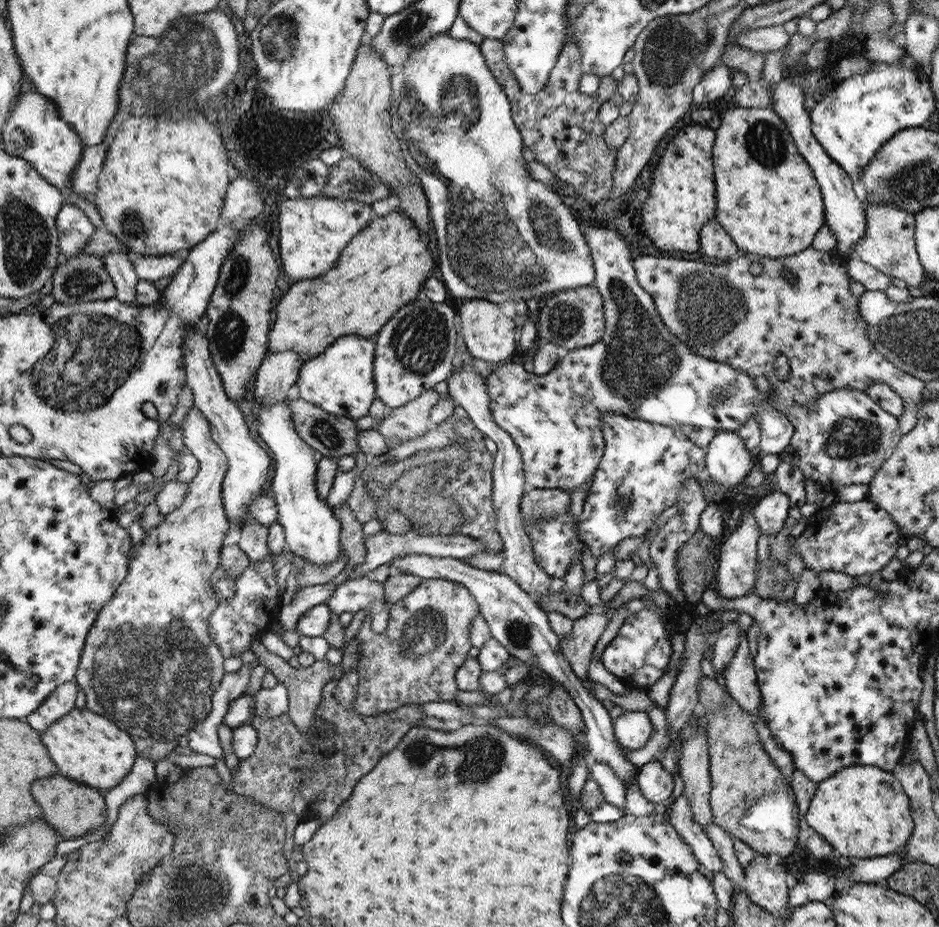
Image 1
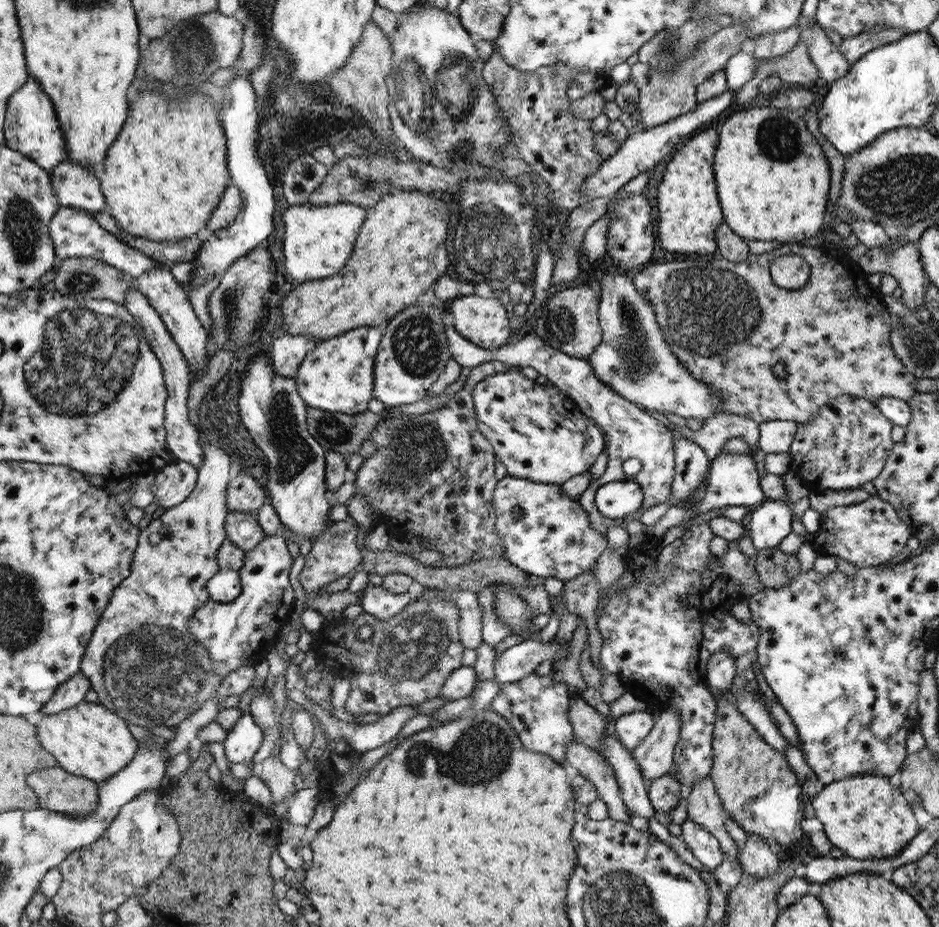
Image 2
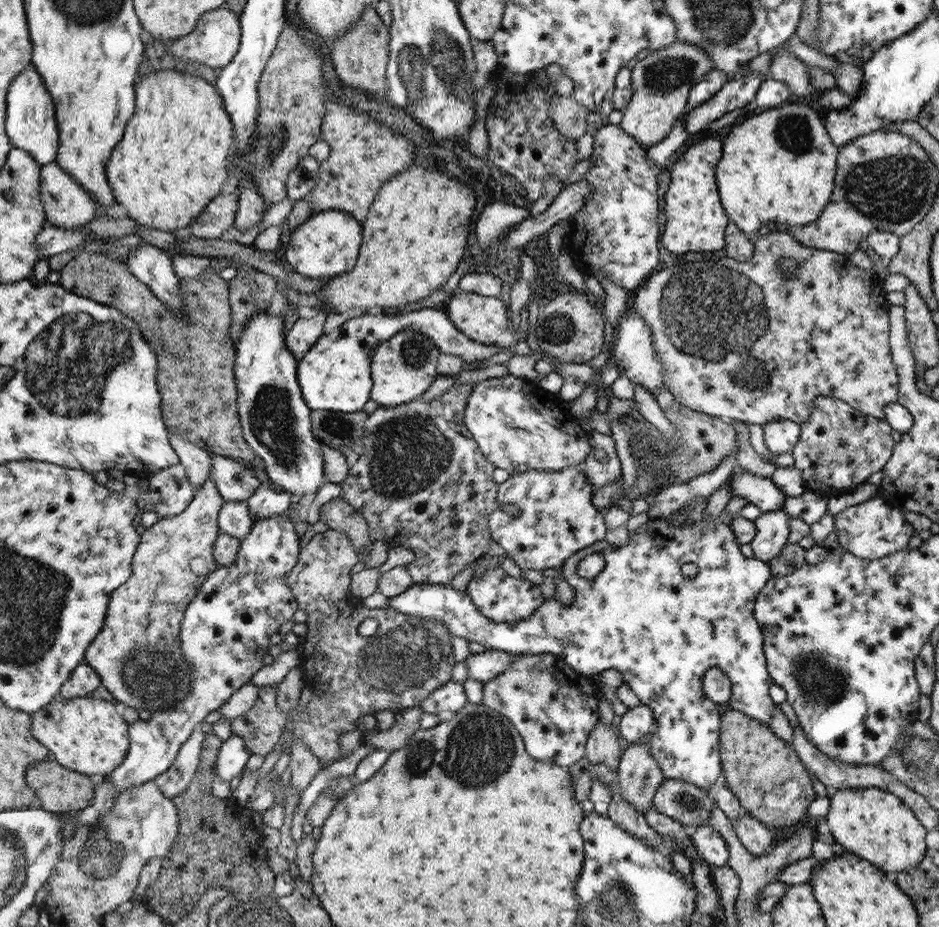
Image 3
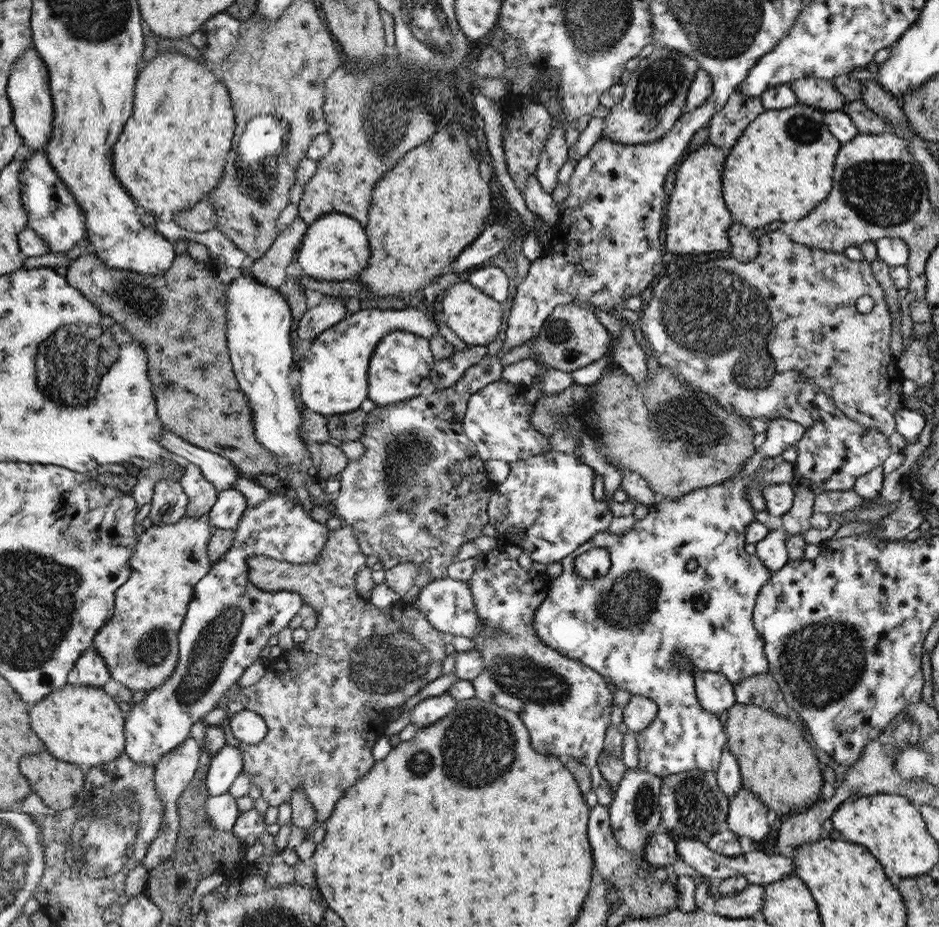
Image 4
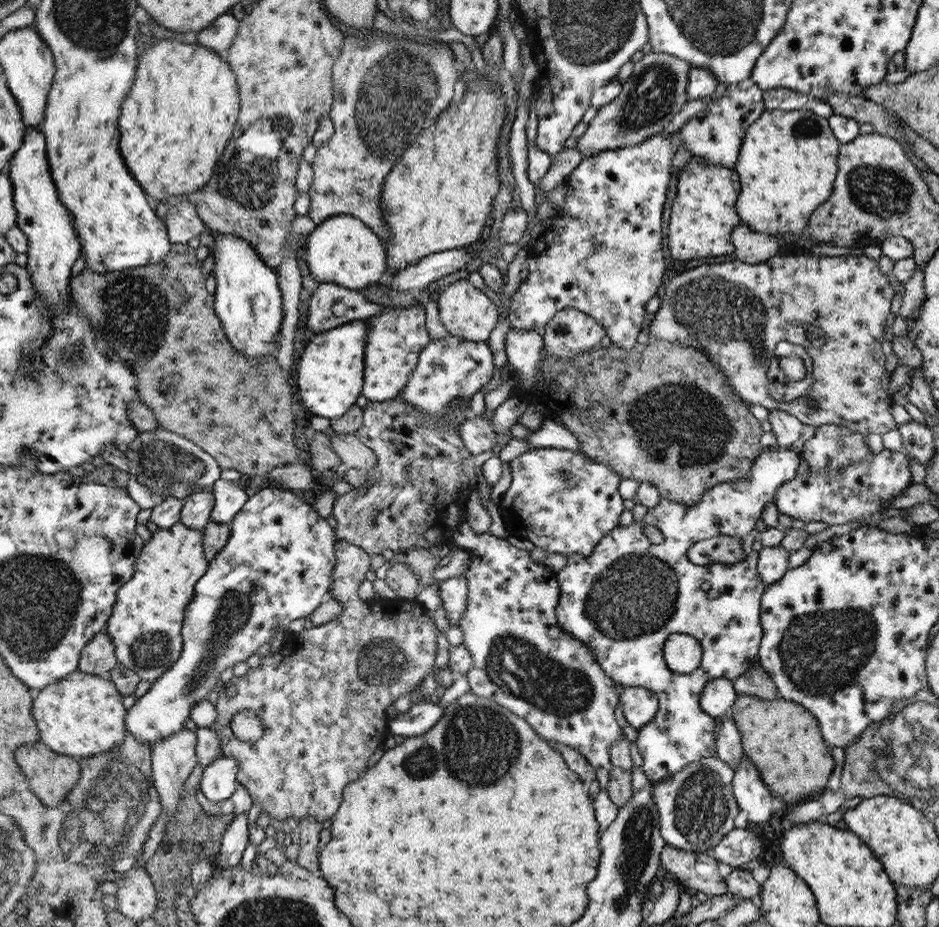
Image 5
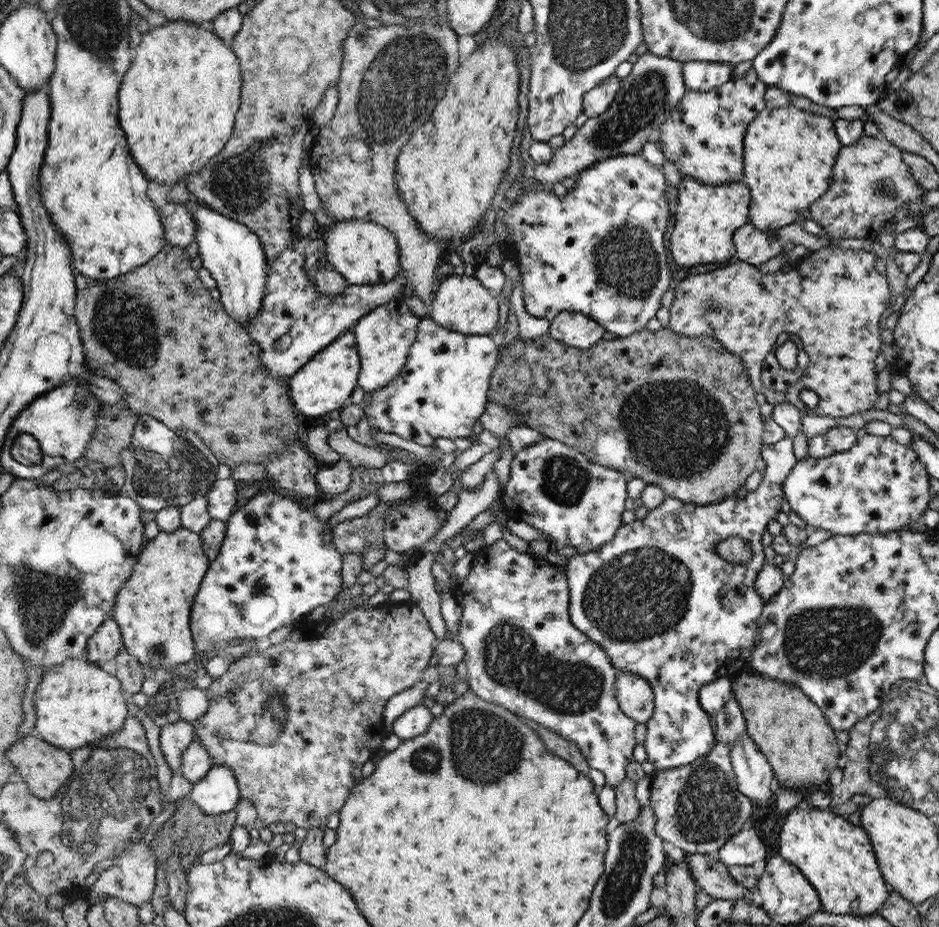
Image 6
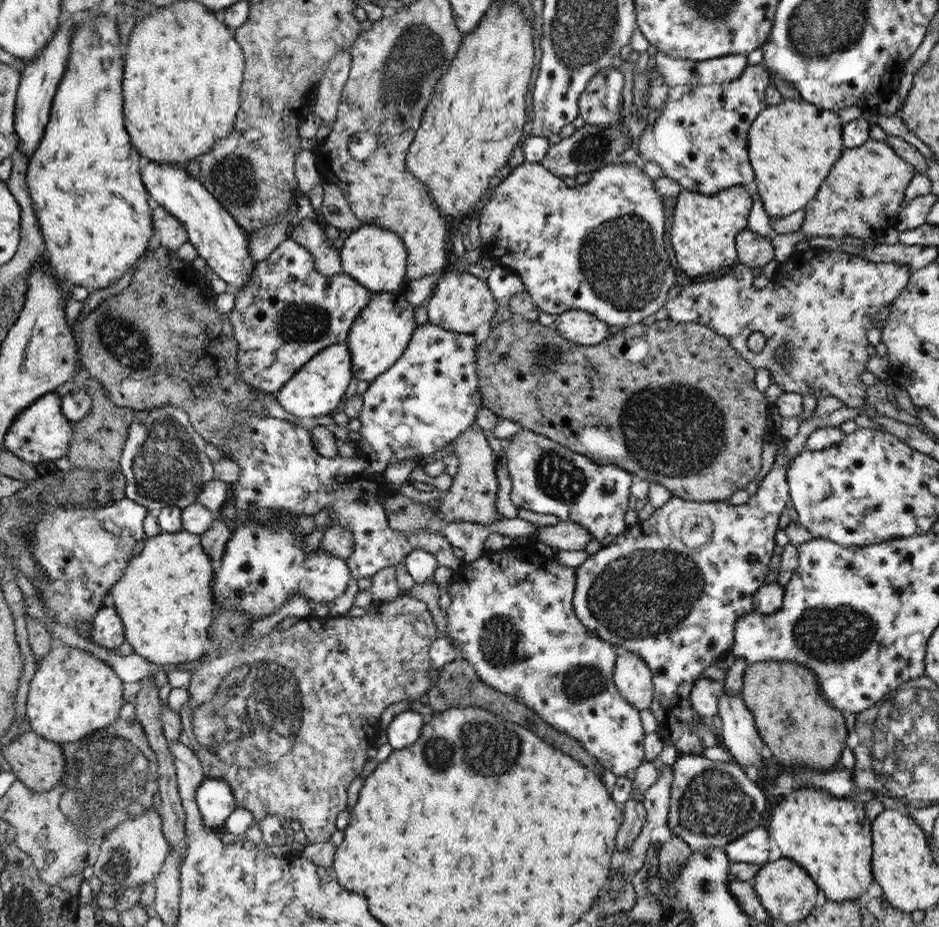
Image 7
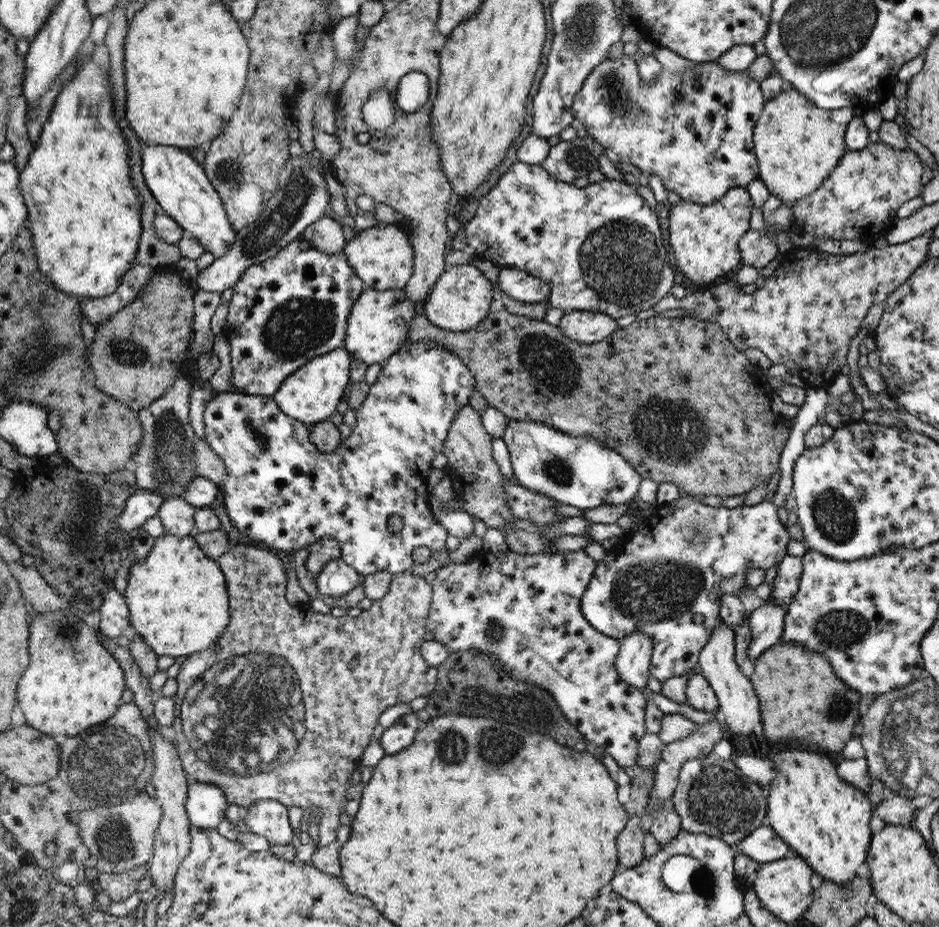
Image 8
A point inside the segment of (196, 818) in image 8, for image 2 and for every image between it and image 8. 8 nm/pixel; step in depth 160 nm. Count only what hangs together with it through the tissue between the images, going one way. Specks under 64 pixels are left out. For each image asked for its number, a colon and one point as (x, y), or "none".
2: (245, 739)
3: (232, 758)
4: (227, 764)
5: (218, 782)
6: (217, 793)
7: (214, 797)

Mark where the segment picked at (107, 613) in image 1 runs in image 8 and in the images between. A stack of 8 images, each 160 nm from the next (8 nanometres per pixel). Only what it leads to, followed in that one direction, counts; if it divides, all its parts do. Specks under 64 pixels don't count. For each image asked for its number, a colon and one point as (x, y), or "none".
2: (143, 662)
3: (137, 655)
4: (140, 646)
5: (146, 631)
6: (153, 613)
7: (165, 602)
8: (178, 599)

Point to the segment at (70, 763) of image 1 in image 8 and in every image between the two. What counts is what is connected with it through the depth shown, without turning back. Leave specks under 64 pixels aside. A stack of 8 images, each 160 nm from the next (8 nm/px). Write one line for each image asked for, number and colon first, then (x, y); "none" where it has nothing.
2: (89, 740)
3: (87, 735)
4: (82, 725)
5: (82, 716)
6: (78, 703)
7: (73, 694)
8: (74, 682)

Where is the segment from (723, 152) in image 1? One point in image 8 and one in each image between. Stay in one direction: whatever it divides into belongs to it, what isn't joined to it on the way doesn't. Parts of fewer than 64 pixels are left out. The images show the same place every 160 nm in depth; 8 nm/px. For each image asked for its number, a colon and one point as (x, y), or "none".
2: (773, 181)
3: (778, 165)
4: (781, 169)
5: (787, 163)
6: (789, 154)
7: (793, 146)
8: (798, 144)

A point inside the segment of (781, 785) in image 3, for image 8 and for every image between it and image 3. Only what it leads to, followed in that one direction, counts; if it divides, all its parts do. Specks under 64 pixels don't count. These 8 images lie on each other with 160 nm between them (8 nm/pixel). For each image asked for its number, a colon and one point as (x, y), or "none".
4: (776, 763)
5: (784, 740)
6: (793, 732)
7: (793, 717)
8: (800, 694)

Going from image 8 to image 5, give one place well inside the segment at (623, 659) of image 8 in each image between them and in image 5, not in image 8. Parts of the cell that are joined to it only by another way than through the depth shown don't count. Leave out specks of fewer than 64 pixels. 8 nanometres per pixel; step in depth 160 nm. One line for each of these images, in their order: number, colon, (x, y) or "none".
5: (639, 705)
6: (635, 696)
7: (633, 679)

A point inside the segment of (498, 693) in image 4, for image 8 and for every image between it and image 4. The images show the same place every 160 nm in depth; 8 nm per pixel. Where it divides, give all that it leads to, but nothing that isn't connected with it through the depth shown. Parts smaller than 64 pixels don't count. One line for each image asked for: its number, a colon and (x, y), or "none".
5: (523, 660)
6: (523, 652)
7: (512, 612)
8: (524, 610)

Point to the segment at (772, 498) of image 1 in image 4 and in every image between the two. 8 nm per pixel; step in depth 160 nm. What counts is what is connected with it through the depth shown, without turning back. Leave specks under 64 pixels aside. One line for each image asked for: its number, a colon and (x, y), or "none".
2: (770, 522)
3: (773, 529)
4: (771, 550)

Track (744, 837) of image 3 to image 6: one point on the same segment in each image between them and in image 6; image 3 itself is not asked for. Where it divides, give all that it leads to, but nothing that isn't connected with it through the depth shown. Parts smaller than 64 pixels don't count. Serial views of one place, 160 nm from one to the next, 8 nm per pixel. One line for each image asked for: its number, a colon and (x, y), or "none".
4: (748, 816)
5: (753, 796)
6: (754, 775)

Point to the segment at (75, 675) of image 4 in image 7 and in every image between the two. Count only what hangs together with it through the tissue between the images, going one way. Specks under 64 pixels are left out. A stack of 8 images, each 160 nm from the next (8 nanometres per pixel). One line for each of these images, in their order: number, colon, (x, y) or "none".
5: (99, 658)
6: (105, 644)
7: (107, 631)

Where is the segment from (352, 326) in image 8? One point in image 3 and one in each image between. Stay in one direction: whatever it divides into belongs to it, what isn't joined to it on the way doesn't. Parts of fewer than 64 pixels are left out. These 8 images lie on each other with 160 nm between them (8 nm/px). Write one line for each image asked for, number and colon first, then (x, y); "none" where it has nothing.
3: (404, 367)
4: (400, 369)
5: (396, 338)
6: (384, 336)
7: (379, 337)

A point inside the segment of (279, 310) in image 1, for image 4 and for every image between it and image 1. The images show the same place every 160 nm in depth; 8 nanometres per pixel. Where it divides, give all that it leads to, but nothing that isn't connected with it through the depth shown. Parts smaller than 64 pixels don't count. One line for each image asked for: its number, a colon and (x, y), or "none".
2: (401, 252)
3: (415, 234)
4: (432, 205)

